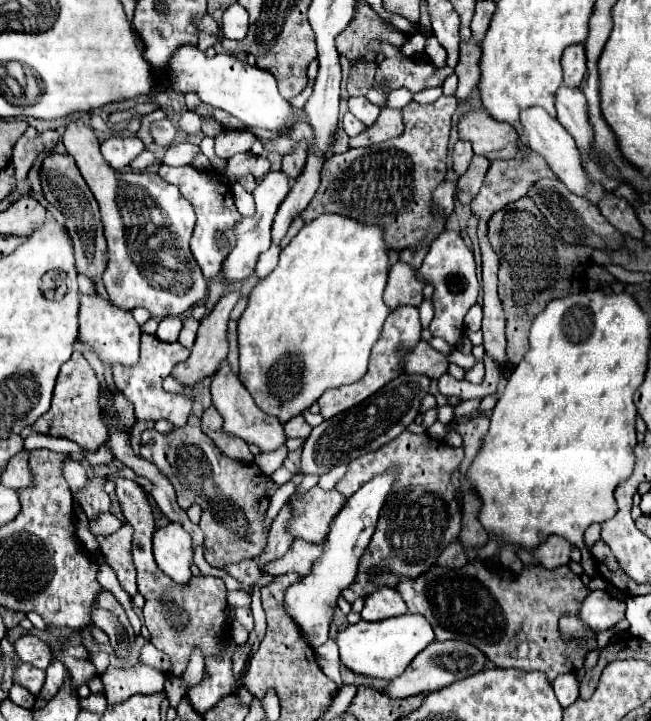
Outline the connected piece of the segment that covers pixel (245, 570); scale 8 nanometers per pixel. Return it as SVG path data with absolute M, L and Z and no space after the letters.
M245 559L243 563L237 563L237 565L227 565L225 567L225 571L233 577L233 579L237 579L239 583L243 583L245 587L249 587L249 589L253 589L255 585L257 585L257 581L261 579L261 573L259 573L259 569L257 569L257 561L255 559Z

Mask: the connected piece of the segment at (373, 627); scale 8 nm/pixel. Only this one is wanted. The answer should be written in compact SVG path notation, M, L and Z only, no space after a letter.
M405 613L399 617L373 623L361 619L359 623L339 631L335 641L339 645L341 661L351 671L377 679L395 679L409 667L409 663L415 659L417 653L421 653L429 643L433 643L433 629L429 621L425 621L425 617Z

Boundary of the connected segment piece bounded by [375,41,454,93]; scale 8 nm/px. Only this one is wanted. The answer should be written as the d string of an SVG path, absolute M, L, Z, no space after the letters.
M377 43L379 47L375 47L377 53L387 53L387 57L381 63L379 69L379 79L385 79L387 85L391 89L399 89L399 87L407 87L409 91L417 93L425 87L435 87L435 85L443 85L445 77L449 77L454 73L454 68L445 65L445 67L435 67L432 63L419 63L411 57L405 57L401 53L399 47L391 45L391 43Z

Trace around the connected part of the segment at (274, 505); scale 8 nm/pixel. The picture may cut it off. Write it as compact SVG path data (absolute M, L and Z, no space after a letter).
M293 483L281 485L270 499L269 508L265 518L265 531L269 531L273 519L277 516L282 506L288 501L288 498L295 492L296 486Z

